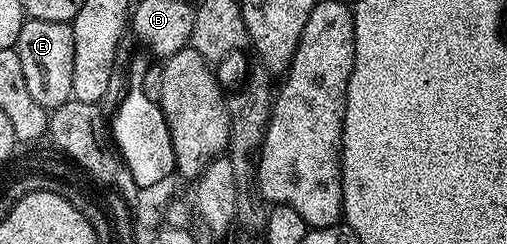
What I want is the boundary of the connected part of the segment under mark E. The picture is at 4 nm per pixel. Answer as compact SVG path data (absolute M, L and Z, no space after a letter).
M27 18L26 24L20 29L16 50L20 57L20 69L24 69L24 82L28 84L28 93L32 93L32 97L40 101L42 107L53 109L70 102L74 72L74 29L70 23Z

